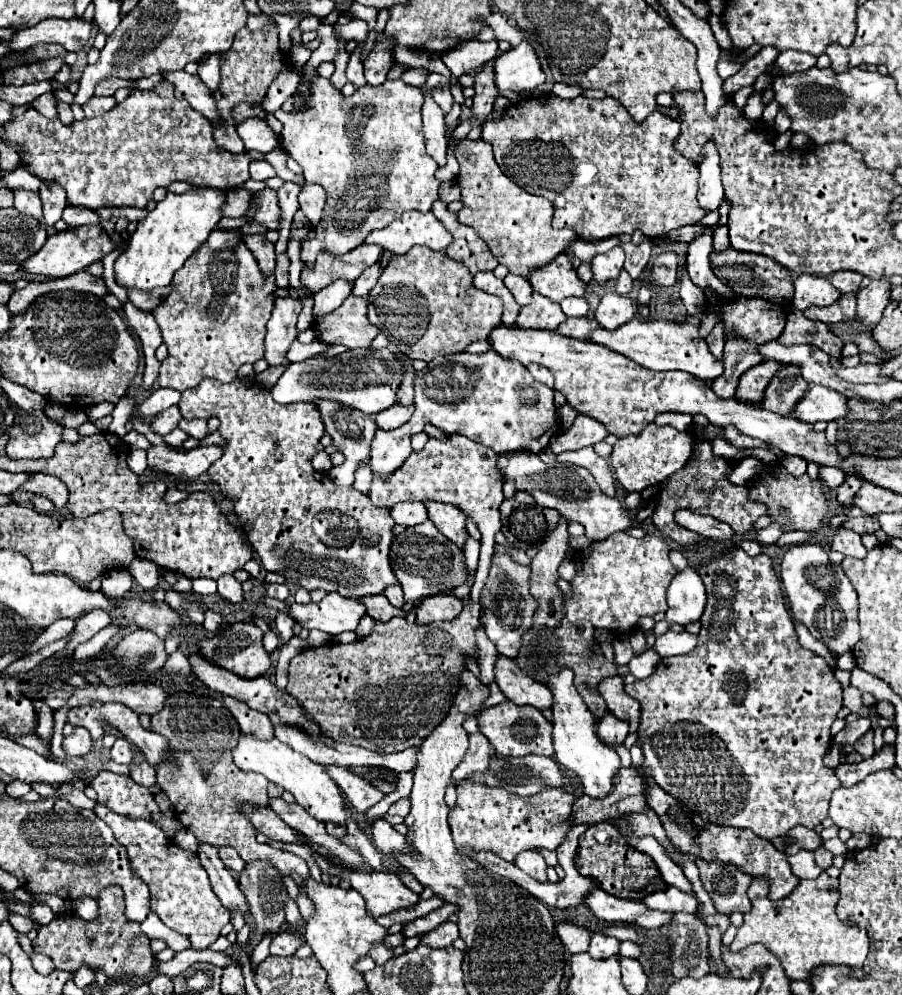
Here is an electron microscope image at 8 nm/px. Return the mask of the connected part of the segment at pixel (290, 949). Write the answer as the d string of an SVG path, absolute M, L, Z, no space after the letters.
M282 930L280 934L276 934L272 938L272 944L270 944L270 956L292 956L296 952L296 948L300 948L304 942L302 942L302 936L300 932L294 932L294 930Z

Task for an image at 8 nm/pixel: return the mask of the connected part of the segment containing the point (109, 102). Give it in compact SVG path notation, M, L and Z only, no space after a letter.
M94 96L82 108L84 108L86 118L94 118L94 116L102 116L104 112L108 112L114 104L116 104L114 96Z

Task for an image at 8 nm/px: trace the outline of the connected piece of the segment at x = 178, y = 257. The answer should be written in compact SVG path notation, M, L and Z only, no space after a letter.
M196 188L194 192L186 194L172 194L168 192L156 208L138 222L136 230L132 232L126 250L114 262L114 276L116 284L126 290L152 290L156 286L168 286L172 276L186 258L198 250L208 234L216 228L218 220L222 218L220 206L224 202L224 192L210 190L210 188Z

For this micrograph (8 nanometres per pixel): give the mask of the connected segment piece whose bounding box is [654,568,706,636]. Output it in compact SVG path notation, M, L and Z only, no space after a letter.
M686 568L674 576L668 586L668 610L666 618L654 626L654 634L664 634L670 624L690 624L700 620L706 604L704 584L694 568Z

